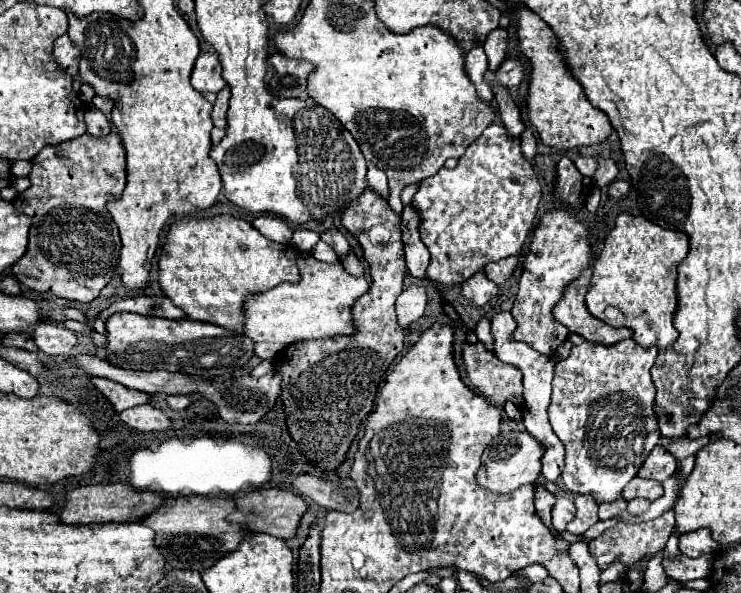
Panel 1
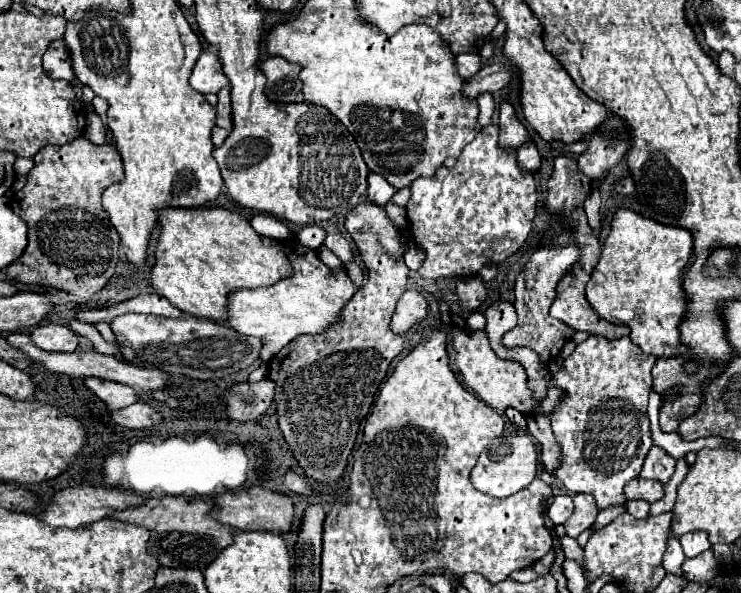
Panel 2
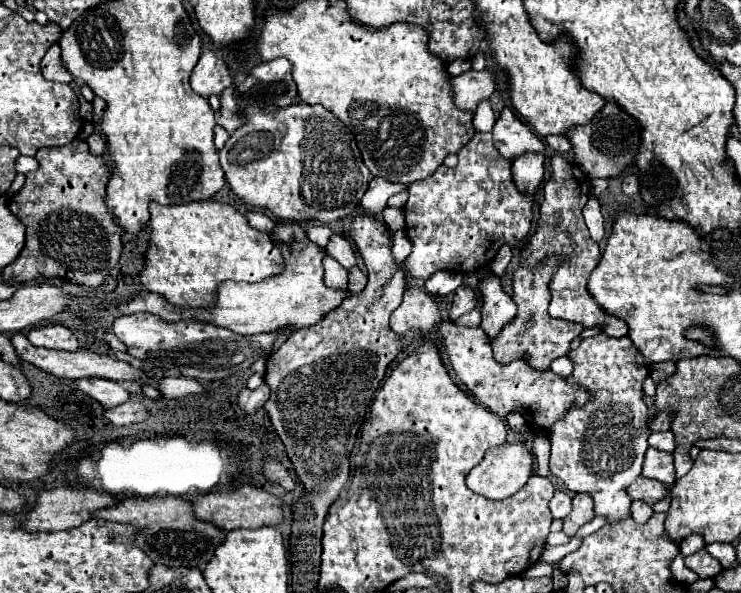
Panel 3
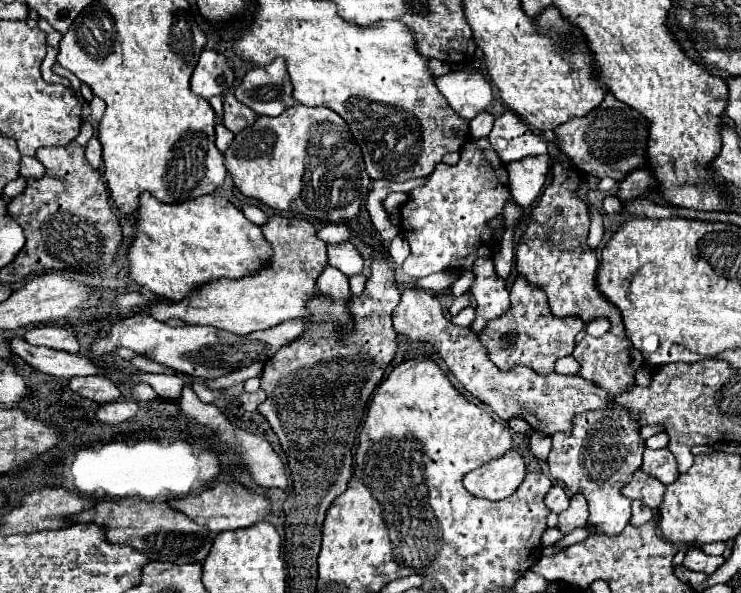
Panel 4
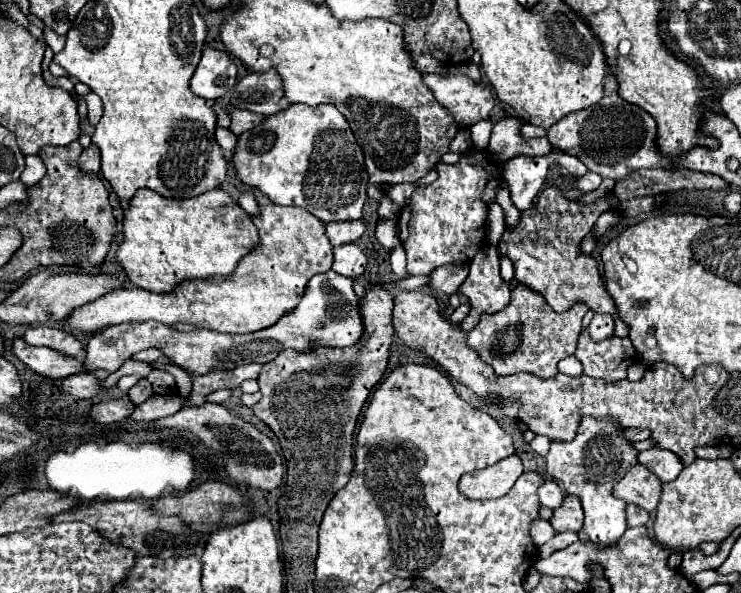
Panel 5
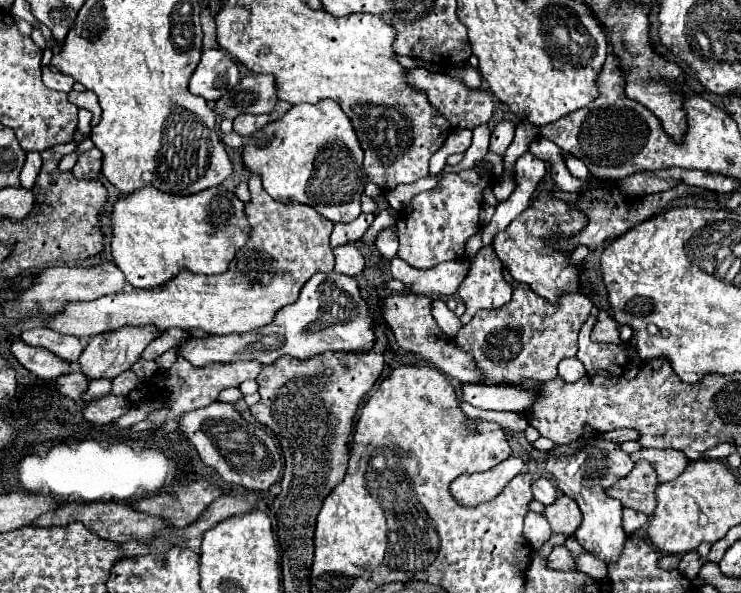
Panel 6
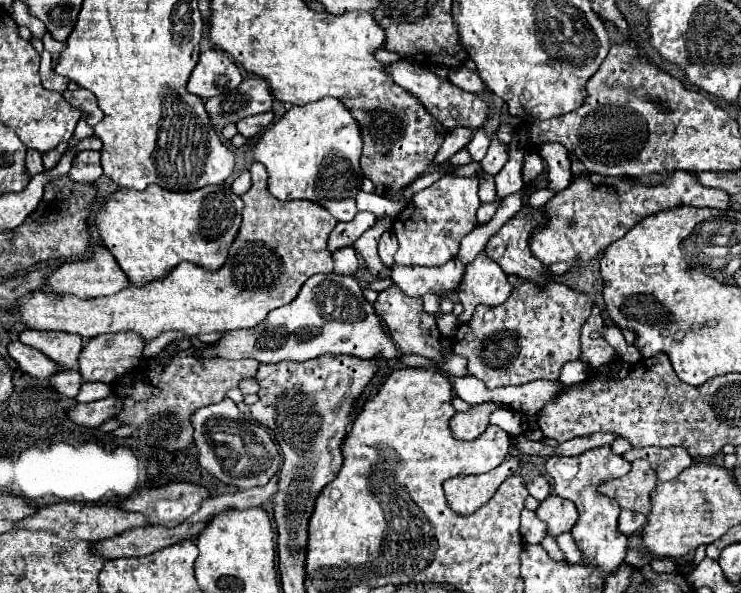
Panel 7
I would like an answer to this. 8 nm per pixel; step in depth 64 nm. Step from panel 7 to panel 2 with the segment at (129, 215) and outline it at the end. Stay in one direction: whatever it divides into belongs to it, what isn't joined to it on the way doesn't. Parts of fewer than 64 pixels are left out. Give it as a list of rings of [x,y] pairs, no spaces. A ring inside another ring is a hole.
[[[162,208],[158,212],[160,238],[156,246],[156,260],[150,270],[150,286],[156,294],[170,300],[172,306],[188,312],[192,316],[214,318],[218,322],[226,320],[226,296],[236,288],[258,288],[274,284],[284,276],[292,274],[292,266],[284,254],[282,242],[258,234],[250,222],[226,208]]]

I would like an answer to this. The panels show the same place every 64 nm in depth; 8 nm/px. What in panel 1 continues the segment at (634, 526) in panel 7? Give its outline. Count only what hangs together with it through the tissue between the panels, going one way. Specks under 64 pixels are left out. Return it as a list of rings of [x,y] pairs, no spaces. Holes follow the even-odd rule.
[[[634,498],[634,500],[630,500],[628,502],[628,512],[632,514],[632,516],[640,516],[640,514],[644,514],[646,510],[648,510],[648,500],[644,500],[644,498]]]

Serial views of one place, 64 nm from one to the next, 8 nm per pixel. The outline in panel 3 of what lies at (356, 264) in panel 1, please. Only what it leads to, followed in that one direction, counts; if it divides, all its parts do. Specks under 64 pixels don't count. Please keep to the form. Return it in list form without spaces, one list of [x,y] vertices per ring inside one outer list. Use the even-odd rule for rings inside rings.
[[[352,268],[352,272],[348,272],[348,280],[350,280],[350,284],[348,284],[350,294],[360,294],[366,286],[366,276],[362,274],[360,268]]]

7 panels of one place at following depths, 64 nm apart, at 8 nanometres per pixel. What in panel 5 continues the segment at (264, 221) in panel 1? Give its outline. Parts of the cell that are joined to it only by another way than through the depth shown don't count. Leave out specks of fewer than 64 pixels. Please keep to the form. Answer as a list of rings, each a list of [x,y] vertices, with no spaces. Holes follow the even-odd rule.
[[[246,190],[246,192],[242,192],[242,194],[240,194],[238,204],[240,204],[240,206],[242,206],[250,216],[258,212],[258,208],[256,208],[256,200],[254,200],[254,194],[252,194],[250,190]]]

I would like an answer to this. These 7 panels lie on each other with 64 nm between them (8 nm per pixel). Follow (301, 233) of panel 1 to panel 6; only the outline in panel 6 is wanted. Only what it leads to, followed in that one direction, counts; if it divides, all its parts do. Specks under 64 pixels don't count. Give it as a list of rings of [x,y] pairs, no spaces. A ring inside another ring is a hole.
[[[360,214],[354,222],[350,224],[334,224],[334,230],[330,234],[330,248],[344,246],[344,244],[354,244],[360,240],[360,236],[366,232],[366,228],[374,222],[374,214]]]

